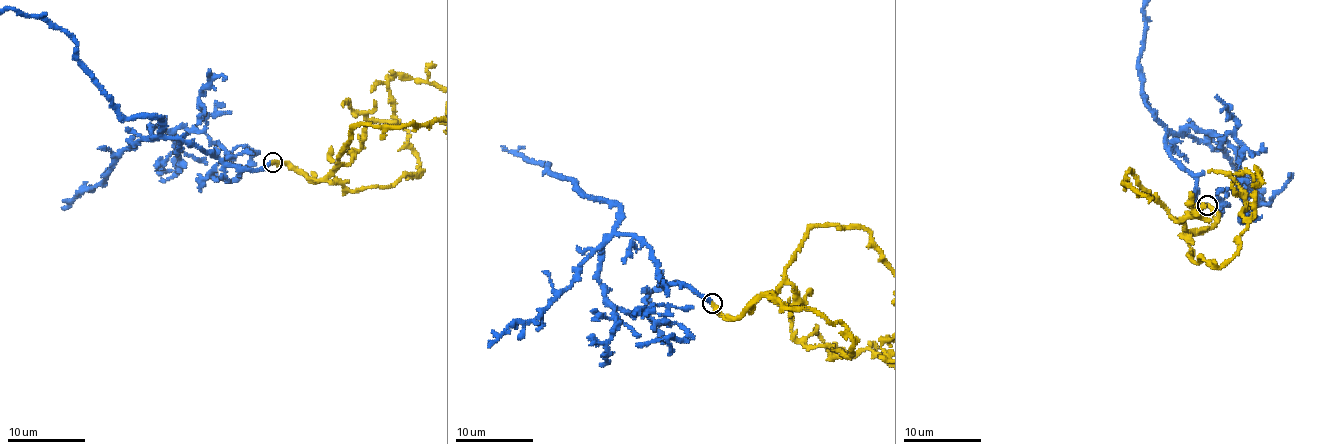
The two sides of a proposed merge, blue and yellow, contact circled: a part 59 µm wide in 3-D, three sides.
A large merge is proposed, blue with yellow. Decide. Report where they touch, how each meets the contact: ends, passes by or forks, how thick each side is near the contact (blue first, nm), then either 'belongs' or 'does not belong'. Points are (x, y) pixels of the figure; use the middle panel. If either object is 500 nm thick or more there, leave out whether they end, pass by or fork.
(712, 303) | blue ends | yellow ends | 300/300 nm | belongs

